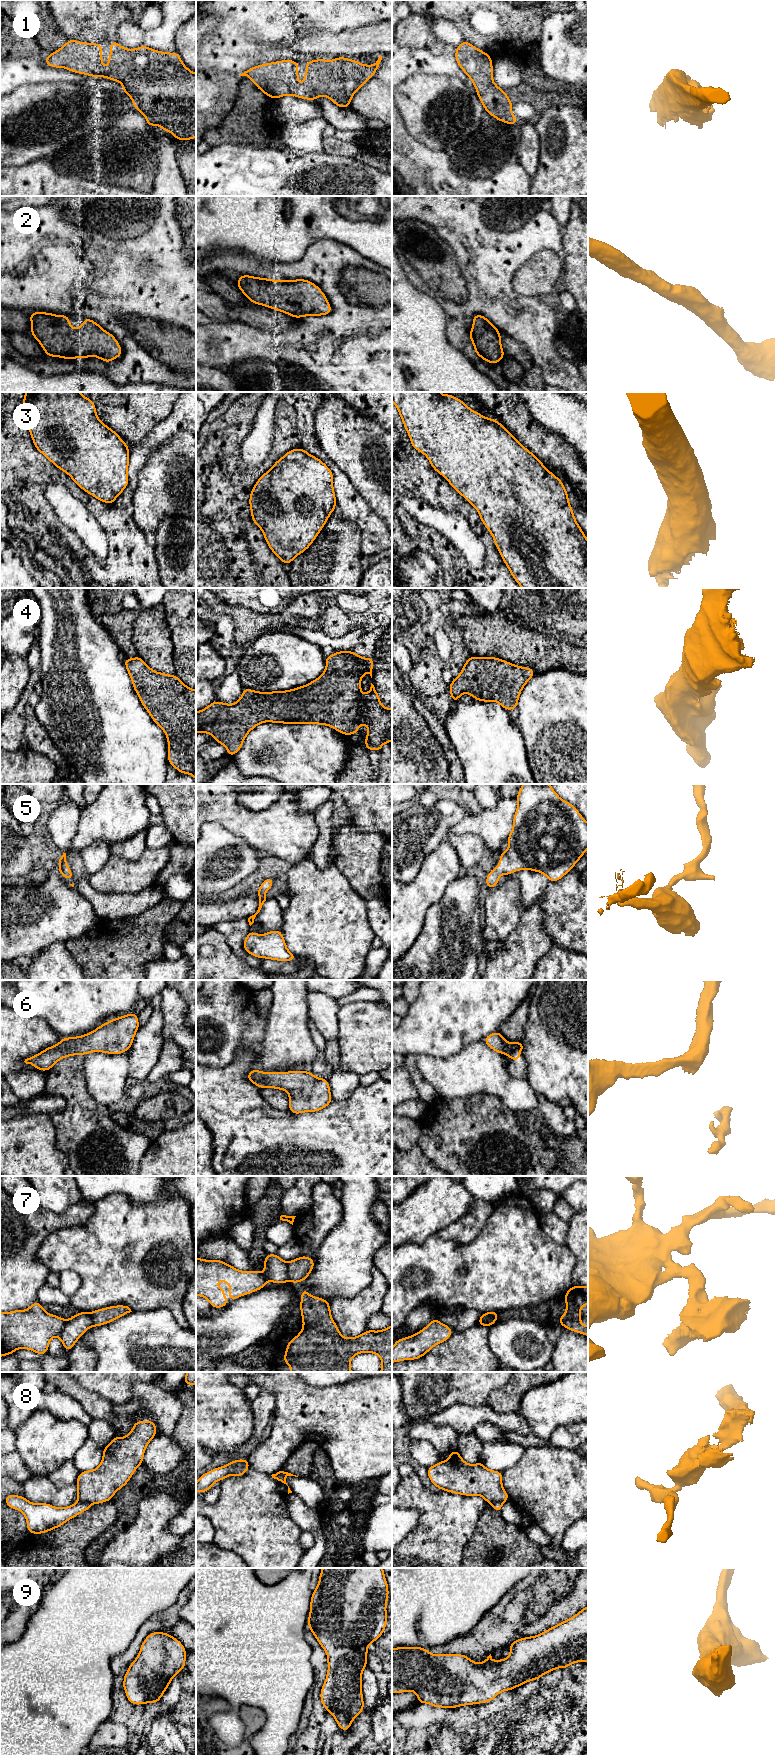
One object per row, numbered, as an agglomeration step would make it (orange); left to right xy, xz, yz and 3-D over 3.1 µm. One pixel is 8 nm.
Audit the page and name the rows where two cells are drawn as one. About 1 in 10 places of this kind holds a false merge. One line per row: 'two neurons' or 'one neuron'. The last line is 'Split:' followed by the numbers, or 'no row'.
1: one neuron
2: one neuron
3: one neuron
4: one neuron
5: one neuron
6: one neuron
7: two neurons
8: two neurons
9: one neuron
Split: 7, 8

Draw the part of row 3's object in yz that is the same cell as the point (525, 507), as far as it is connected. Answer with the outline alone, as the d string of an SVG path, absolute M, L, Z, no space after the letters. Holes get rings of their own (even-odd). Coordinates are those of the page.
M392 392L392 401L399 412L412 447L424 454L432 468L442 475L458 494L462 495L475 507L479 513L480 520L491 533L496 548L512 577L522 588L588 588L588 540L575 519L563 482L549 471L531 451L526 449L500 422L493 418L486 418L470 409L465 402L451 394L444 395L439 392Z

